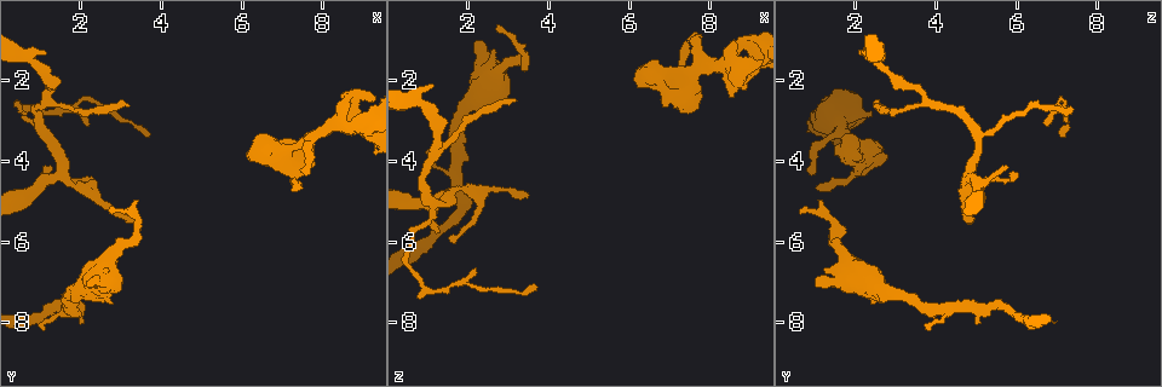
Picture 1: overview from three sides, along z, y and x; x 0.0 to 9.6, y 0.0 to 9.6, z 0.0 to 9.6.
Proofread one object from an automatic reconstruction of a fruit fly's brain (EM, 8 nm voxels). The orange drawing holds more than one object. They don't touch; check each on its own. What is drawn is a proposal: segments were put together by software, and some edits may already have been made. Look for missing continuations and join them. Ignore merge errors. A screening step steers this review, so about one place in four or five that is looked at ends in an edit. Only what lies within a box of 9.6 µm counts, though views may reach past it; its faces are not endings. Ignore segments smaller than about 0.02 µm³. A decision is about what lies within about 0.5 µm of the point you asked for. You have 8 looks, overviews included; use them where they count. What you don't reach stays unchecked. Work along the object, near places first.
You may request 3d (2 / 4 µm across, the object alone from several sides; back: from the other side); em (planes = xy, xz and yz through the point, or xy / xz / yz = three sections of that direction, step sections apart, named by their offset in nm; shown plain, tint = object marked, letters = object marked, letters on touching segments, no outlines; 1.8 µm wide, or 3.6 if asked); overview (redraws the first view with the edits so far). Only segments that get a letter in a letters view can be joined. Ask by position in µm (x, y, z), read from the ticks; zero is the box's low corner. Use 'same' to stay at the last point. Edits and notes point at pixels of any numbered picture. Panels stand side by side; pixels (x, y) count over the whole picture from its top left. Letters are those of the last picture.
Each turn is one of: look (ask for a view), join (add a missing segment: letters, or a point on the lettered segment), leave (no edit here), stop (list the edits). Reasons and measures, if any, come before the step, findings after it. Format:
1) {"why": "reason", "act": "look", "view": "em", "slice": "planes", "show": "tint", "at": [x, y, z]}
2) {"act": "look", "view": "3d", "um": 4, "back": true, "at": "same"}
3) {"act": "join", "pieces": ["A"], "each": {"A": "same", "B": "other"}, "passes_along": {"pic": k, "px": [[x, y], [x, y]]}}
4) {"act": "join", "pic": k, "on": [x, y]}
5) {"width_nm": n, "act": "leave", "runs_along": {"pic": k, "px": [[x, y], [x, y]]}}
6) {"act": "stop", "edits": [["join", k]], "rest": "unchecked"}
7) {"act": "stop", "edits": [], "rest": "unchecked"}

{"why": "an open end", "act": "look", "view": "em", "slice": "yz", "step": 8, "show": "letters", "at": [7.40, 4.65, 1.00]}

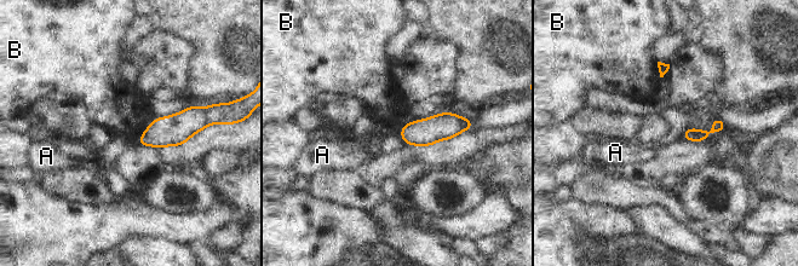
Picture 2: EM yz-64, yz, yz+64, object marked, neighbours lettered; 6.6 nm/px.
{"act": "look", "view": "em", "slice": "planes", "show": "letters", "at": "same"}

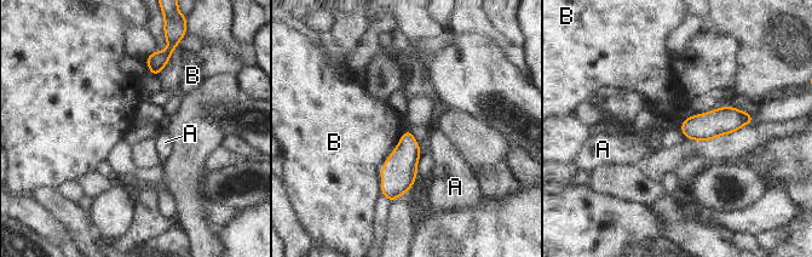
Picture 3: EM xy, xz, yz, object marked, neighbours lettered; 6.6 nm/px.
{"act": "leave", "each": {"A": "other", "B": "other"}, "border": {"pic": 3, "px": [[406, 130], [381, 166], [381, 194]]}, "found": "no lettered segment goes on from it"}

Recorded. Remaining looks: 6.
{"why": "branch stops here", "act": "look", "view": "em", "slice": "planes", "show": "letters", "at": [3.15, 2.60, 2.50]}

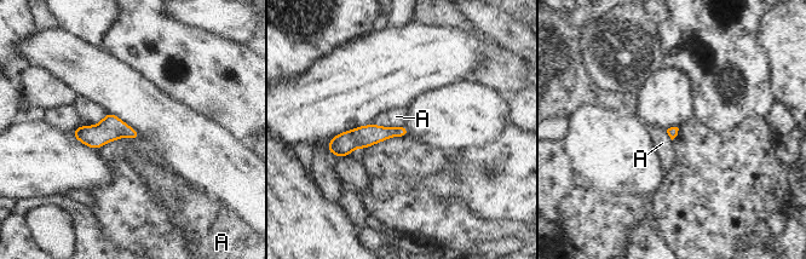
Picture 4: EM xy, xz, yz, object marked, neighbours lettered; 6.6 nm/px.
{"longest_contact_nm": ["A", 240], "act": "leave", "each": {"A": "other"}, "found": "none of them fits"}

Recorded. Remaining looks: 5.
{"why": "three-way junction", "act": "look", "view": "em", "slice": "yz", "step": 16, "show": "tint", "at": [1.05, 3.30, 5.05]}

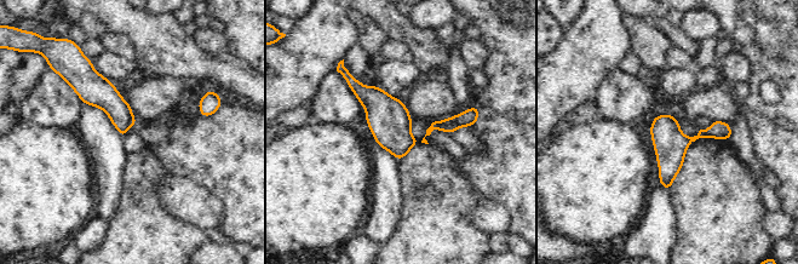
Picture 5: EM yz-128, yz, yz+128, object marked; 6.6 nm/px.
{"why": "cut it another way", "act": "look", "view": "em", "slice": "xy", "step": 4, "show": "tint", "at": "same"}

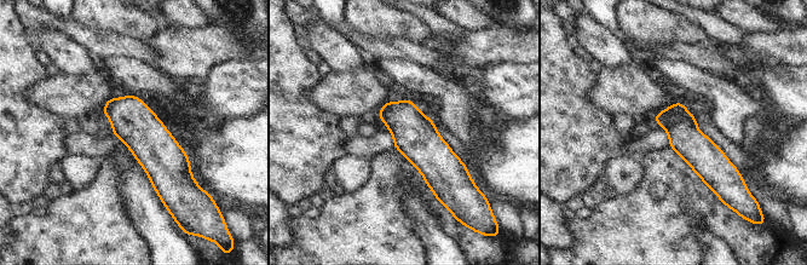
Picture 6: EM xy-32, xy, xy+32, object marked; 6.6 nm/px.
{"why": "what lies round it", "act": "look", "view": "em", "slice": "xy", "step": 4, "show": "letters", "at": "same"}

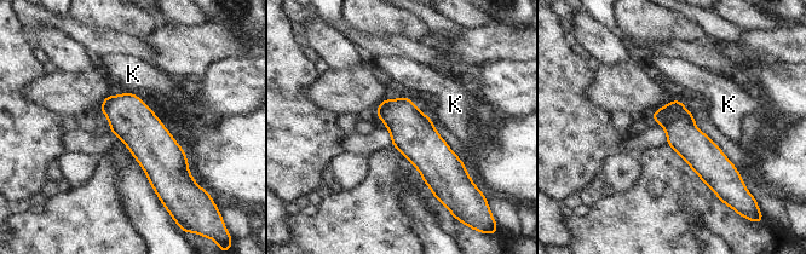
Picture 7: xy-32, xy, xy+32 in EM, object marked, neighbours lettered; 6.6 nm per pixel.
{"act": "leave", "each": {"K": "other"}, "border": {"pic": 7, "px": [[126, 91], [131, 93]]}, "found": "no lettered segment goes on from it"}

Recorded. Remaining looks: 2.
{"act": "stop", "edits": [], "rest": "unchecked"}

